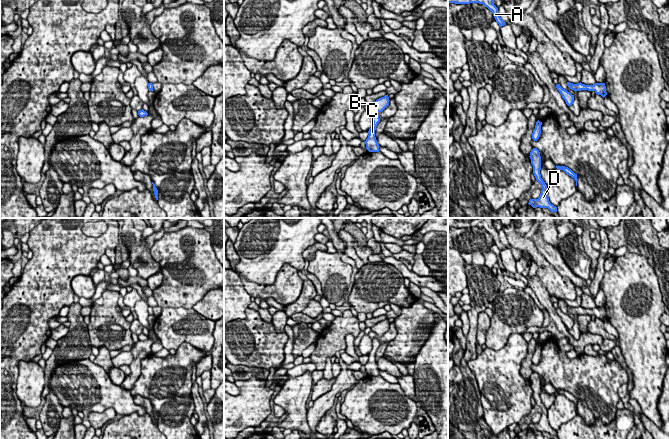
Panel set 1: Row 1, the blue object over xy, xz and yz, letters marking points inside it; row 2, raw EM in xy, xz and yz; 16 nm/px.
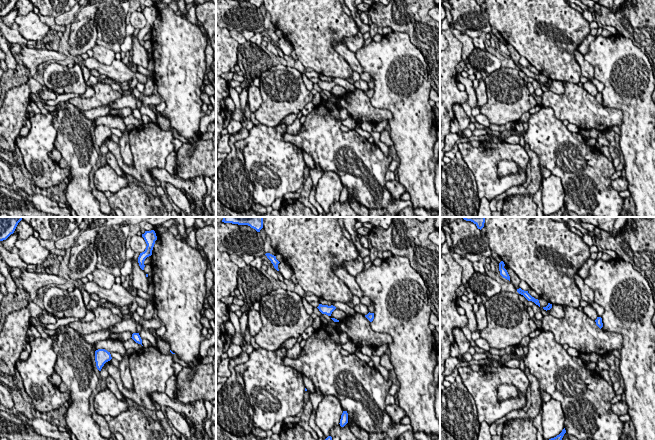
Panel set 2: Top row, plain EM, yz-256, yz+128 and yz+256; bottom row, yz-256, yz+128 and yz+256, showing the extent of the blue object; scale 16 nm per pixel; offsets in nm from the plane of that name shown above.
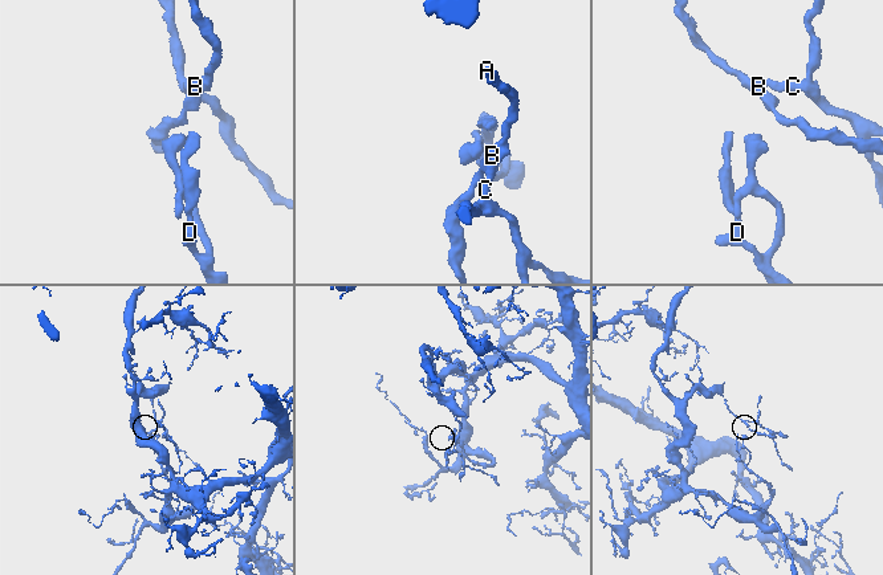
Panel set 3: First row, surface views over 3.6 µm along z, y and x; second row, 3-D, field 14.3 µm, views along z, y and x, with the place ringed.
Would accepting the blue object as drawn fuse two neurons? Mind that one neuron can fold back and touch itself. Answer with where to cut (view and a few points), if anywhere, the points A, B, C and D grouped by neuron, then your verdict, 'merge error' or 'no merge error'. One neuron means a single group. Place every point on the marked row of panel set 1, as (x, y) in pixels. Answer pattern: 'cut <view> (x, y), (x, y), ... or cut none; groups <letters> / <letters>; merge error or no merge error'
cut none; groups A B C D; no merge error

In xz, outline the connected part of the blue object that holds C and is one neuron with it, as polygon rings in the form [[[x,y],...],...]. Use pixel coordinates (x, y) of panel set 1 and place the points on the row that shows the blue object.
[[[374,114],[372,116],[372,121],[373,121],[373,124],[371,126],[371,128],[369,129],[368,131],[368,138],[364,141],[365,144],[366,144],[366,149],[369,151],[369,152],[379,152],[379,144],[376,140],[376,137],[375,137],[375,130],[376,130],[376,127],[378,125],[378,123],[380,122],[380,118],[379,118],[379,115],[378,114]]]

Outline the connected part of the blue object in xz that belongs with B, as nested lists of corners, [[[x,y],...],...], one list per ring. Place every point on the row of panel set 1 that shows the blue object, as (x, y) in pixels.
[[[388,94],[384,97],[377,99],[375,102],[371,103],[371,107],[373,107],[377,112],[382,112],[389,105],[389,97]]]

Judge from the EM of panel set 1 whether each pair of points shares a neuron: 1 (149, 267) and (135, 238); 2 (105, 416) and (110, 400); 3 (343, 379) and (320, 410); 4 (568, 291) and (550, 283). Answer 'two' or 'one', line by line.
1: one
2: two
3: one
4: one

